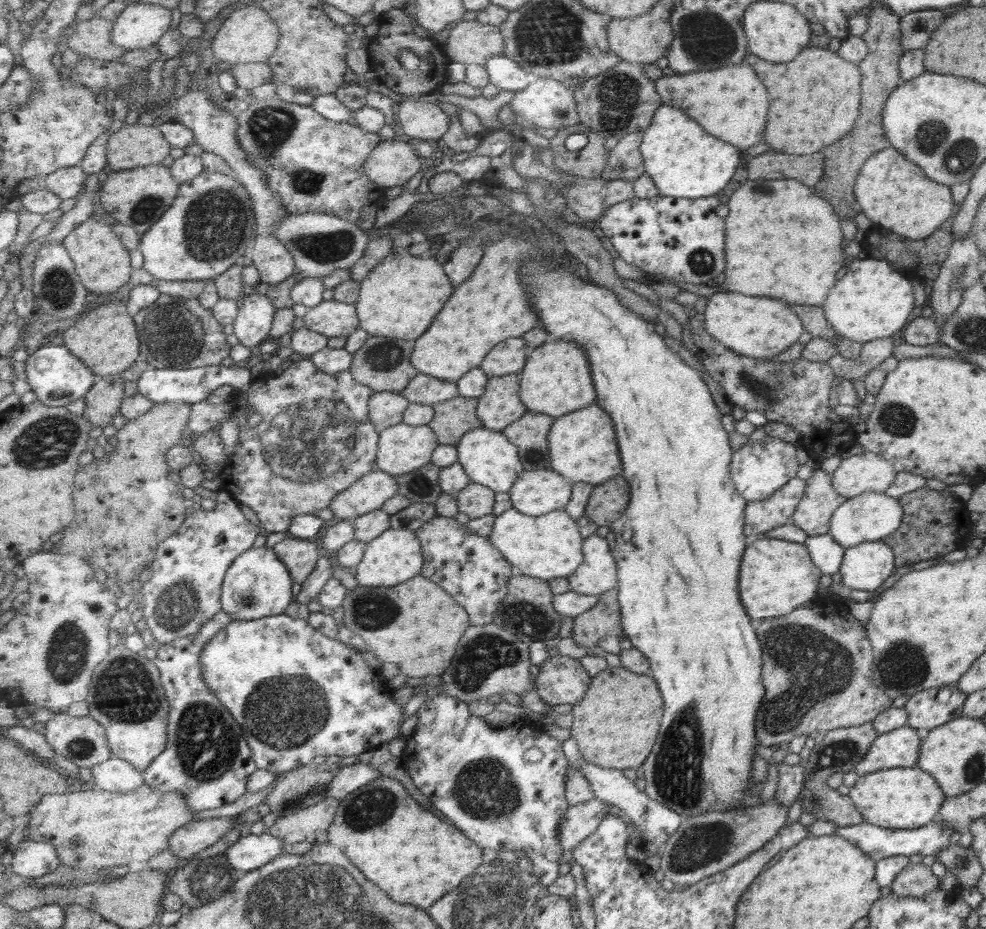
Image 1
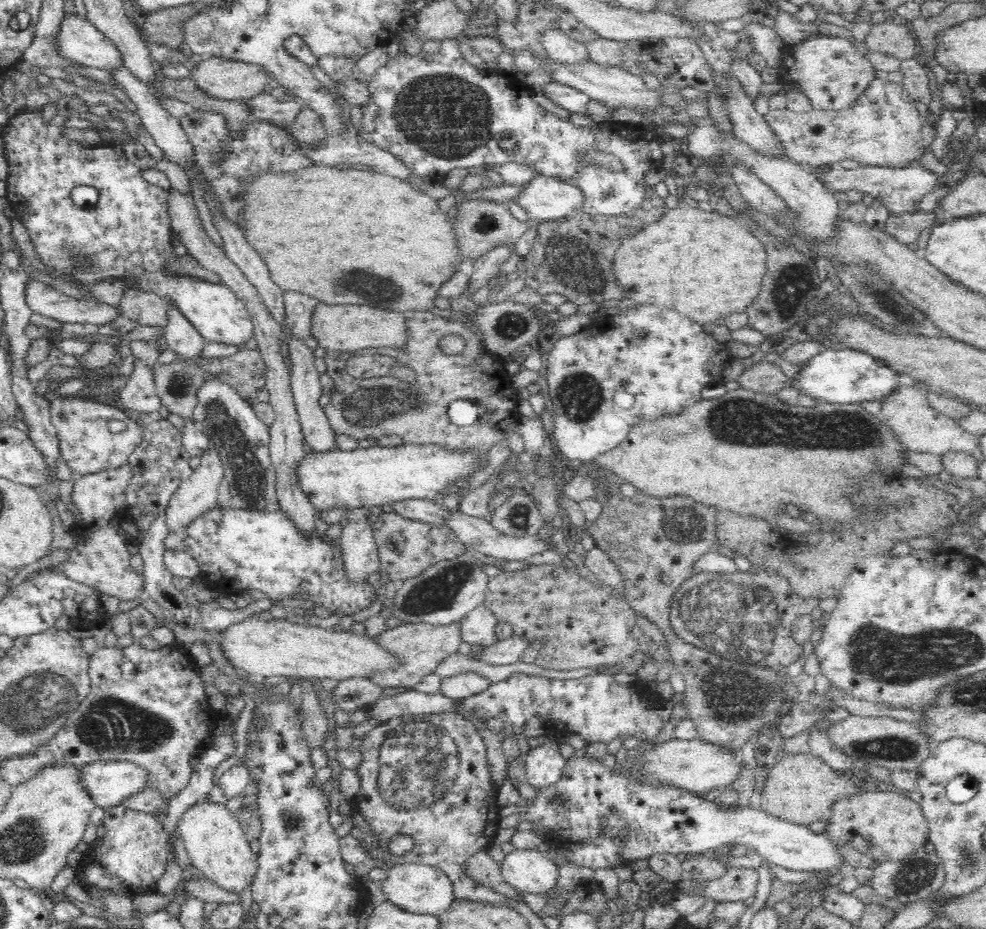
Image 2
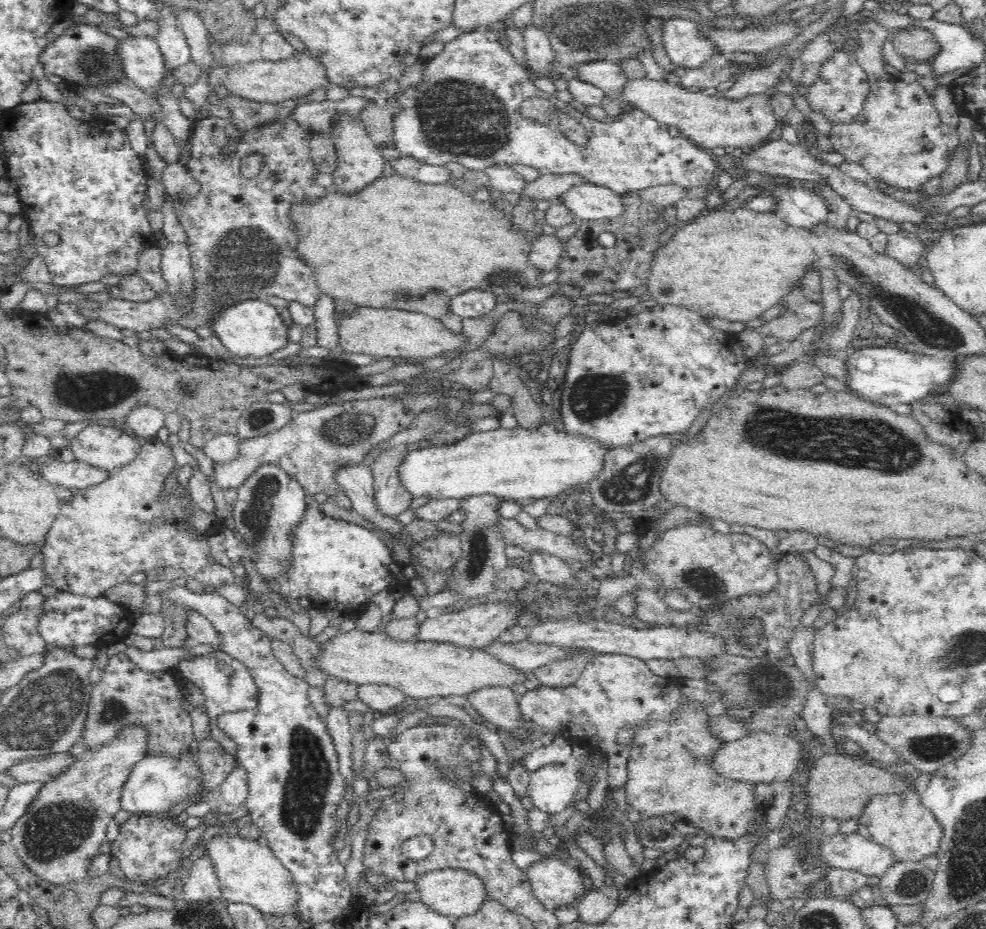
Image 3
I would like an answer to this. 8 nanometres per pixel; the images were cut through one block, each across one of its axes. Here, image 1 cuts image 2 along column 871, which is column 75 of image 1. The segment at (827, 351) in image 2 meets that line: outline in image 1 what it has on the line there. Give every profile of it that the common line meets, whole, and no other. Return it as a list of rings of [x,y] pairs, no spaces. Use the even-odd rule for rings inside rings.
[[[65,344],[44,346],[30,353],[25,362],[24,375],[37,398],[50,407],[67,406],[72,400],[84,399],[99,377],[91,370],[91,367],[83,362],[83,359],[71,353]]]

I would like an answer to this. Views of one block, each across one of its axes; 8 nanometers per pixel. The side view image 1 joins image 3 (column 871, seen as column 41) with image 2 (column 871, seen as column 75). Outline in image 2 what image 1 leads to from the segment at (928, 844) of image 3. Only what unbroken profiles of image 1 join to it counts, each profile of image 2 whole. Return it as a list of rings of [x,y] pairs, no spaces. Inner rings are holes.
[[[883,787],[879,791],[856,793],[855,795],[837,800],[832,807],[832,814],[825,827],[824,833],[832,839],[832,844],[840,852],[842,864],[846,862],[847,870],[852,868],[878,868],[889,860],[902,860],[909,854],[923,848],[929,840],[929,826],[921,806],[912,801],[908,793],[897,789]]]

